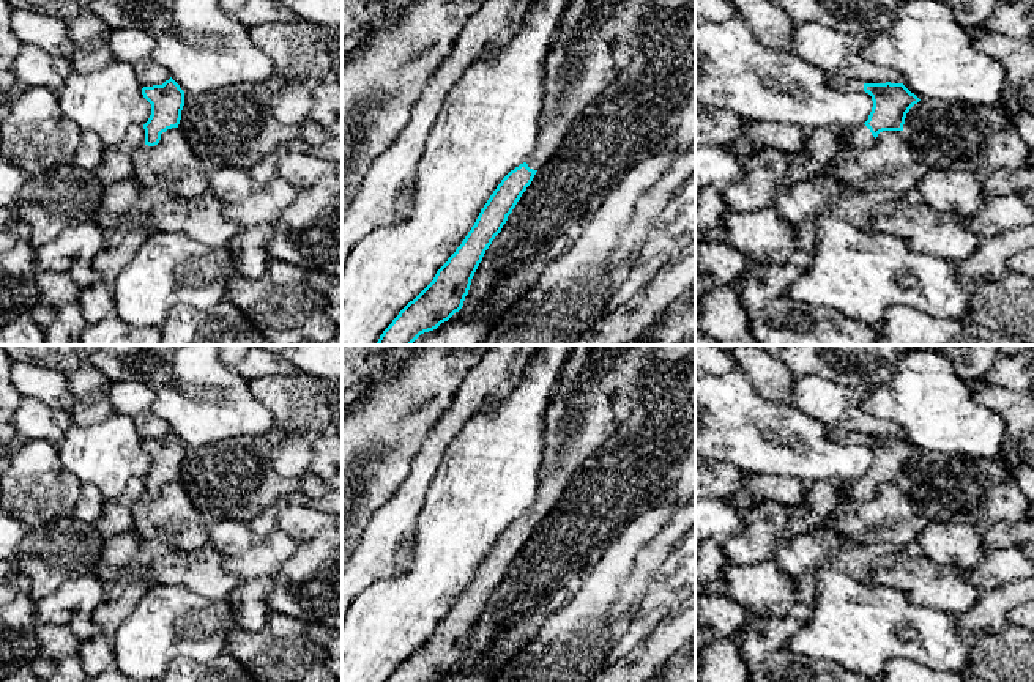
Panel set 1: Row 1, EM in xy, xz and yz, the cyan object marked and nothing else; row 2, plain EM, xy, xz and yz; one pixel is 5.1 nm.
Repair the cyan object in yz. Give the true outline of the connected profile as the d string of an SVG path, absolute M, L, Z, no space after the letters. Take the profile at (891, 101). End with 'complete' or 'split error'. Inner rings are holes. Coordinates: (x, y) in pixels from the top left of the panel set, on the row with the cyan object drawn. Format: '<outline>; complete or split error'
M834 77L831 83L843 91L864 90L873 101L872 112L864 124L840 129L840 140L846 146L870 146L883 131L903 131L906 113L921 101L903 83L864 83L845 77Z; split error

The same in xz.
M571 0L561 16L545 58L544 101L533 154L497 186L474 225L437 271L433 280L410 301L383 331L377 345L411 345L421 334L437 329L463 306L471 279L495 236L536 172L553 156L580 113L618 77L637 55L645 35L645 13L656 0Z; split error

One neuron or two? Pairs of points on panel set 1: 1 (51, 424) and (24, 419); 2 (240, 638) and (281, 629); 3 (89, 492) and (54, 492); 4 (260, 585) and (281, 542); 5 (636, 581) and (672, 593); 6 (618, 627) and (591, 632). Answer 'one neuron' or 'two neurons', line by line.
1: one neuron
2: two neurons
3: two neurons
4: two neurons
5: two neurons
6: two neurons

